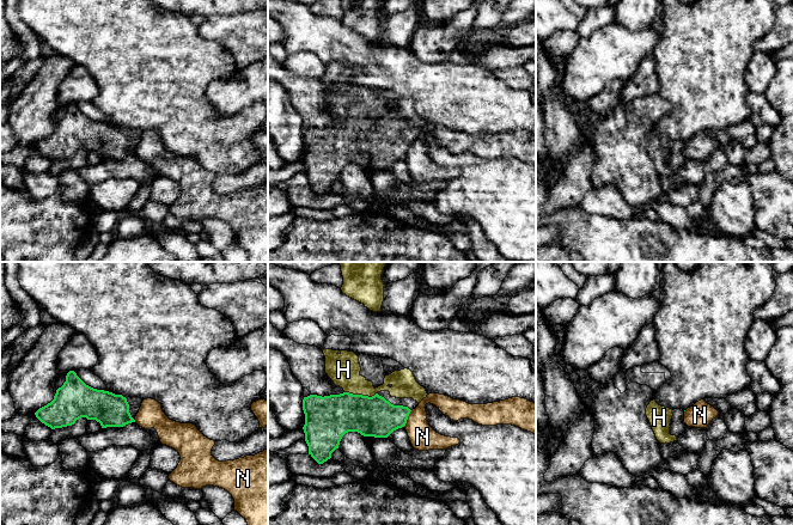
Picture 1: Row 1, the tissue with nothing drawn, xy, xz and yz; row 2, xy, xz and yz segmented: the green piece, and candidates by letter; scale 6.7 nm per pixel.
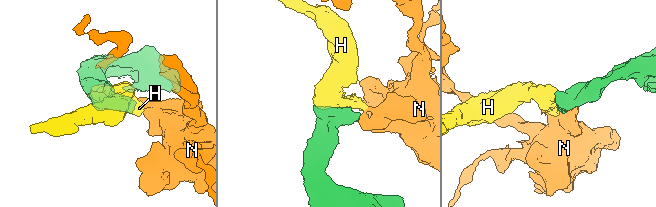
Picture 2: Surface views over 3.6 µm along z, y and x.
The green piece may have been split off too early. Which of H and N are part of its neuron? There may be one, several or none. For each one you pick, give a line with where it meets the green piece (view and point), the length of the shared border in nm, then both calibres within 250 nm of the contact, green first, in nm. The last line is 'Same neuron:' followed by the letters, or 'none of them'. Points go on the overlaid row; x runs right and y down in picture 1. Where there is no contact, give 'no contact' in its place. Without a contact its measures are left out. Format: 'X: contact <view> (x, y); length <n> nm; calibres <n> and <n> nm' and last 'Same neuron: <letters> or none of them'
H: contact xz (360, 395); length 220 nm; calibres 280 and 220 nm
Same neuron: H

